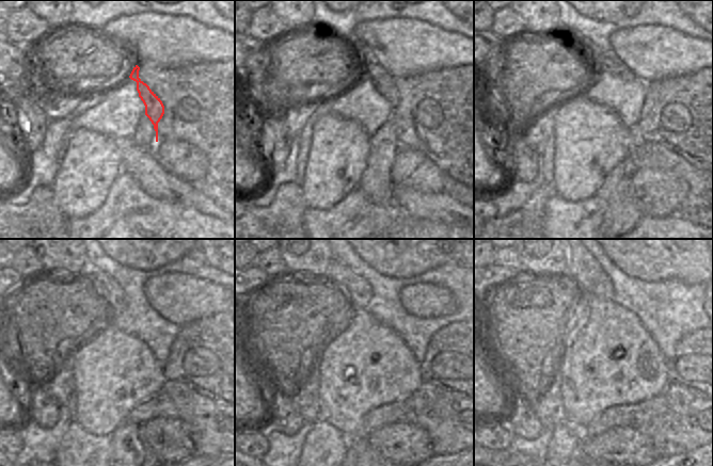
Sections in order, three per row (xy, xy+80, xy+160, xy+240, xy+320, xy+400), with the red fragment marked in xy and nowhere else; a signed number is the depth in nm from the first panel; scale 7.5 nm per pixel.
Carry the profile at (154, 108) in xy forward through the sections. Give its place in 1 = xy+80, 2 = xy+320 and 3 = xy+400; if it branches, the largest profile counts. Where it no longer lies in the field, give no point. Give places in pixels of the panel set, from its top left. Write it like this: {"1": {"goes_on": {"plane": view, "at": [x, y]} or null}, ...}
{"1": {"goes_on": {"plane": "xy+80", "at": [384, 83]}}, "2": {"goes_on": {"plane": "xy+320", "at": [357, 289]}}, "3": {"goes_on": {"plane": "xy+400", "at": [591, 279]}}}

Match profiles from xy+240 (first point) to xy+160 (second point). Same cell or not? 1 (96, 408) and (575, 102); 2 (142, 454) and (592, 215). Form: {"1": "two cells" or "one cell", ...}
{"1": "one cell", "2": "two cells"}

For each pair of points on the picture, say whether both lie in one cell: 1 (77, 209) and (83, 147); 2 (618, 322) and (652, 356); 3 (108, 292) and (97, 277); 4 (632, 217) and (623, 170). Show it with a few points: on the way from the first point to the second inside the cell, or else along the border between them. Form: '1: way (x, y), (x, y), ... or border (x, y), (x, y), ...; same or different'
1: way (84, 194), (84, 162); same
2: way (627, 331), (644, 348); same
3: way (108, 289), (100, 280); same
4: way (622, 205), (622, 181); same

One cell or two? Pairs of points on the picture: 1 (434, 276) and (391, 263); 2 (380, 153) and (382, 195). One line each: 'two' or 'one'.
1: two
2: one

